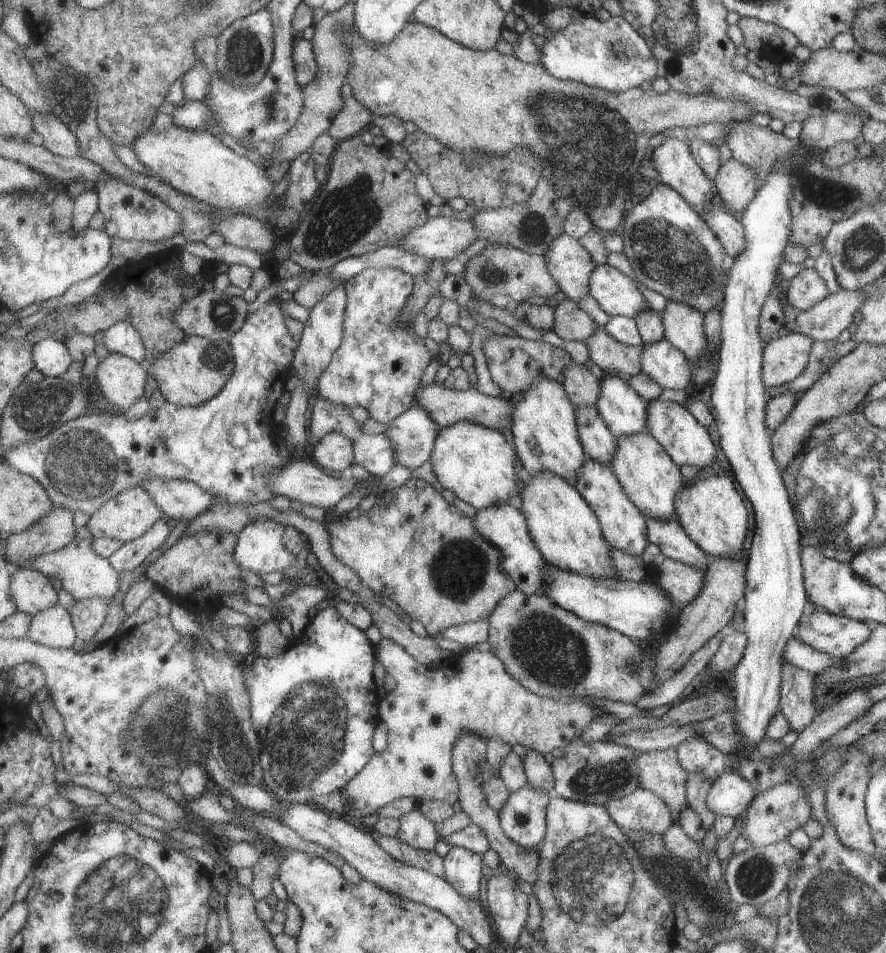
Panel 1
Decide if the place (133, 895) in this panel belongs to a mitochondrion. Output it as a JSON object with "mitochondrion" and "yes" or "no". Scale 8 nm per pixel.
{"mitochondrion":"yes"}

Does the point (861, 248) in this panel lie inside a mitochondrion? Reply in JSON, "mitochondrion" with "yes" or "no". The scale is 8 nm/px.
{"mitochondrion":"yes"}

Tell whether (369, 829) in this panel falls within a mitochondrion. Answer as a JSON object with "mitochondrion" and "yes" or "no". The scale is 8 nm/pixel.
{"mitochondrion":"no"}

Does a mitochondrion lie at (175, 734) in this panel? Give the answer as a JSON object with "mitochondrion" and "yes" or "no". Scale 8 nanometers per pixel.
{"mitochondrion":"yes"}

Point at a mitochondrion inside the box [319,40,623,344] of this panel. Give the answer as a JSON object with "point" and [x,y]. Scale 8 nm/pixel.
{"point":[533,228]}

